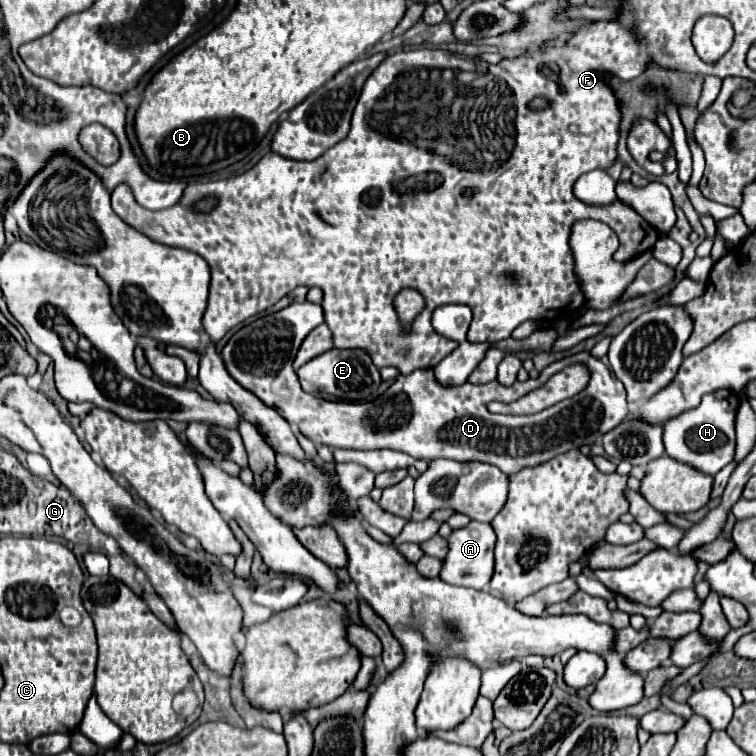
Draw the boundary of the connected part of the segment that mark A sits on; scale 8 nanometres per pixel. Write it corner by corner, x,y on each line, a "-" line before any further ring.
470,521
466,527
452,531
448,537
450,551
446,553
446,559
442,563
442,575
440,579
450,585
460,587
472,587
472,589
486,589
486,585
492,579
494,573
494,545
496,545
496,533
490,523

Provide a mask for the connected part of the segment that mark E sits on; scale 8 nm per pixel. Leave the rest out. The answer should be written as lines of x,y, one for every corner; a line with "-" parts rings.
330,349
302,365
298,379
306,393
330,393
346,401
366,401
380,385
380,373
364,349

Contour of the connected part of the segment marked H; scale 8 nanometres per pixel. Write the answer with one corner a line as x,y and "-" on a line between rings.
718,389
702,397
702,403
690,411
680,413
664,423
664,447
668,457
682,461
686,465
694,465
694,469
702,469
702,473
716,475
724,465
728,465
734,457
734,419
738,411
738,395
728,389

